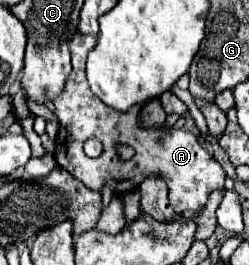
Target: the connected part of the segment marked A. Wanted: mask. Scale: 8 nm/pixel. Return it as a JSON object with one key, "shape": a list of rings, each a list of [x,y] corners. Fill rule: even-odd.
{"shape":[[[82,35],[72,37],[72,73],[68,77],[68,85],[64,87],[64,93],[60,95],[60,101],[56,101],[56,115],[60,119],[60,131],[56,139],[56,163],[68,173],[72,173],[76,179],[80,179],[88,189],[102,189],[104,185],[110,185],[114,193],[124,193],[148,177],[148,173],[160,173],[170,189],[170,207],[174,213],[182,215],[184,211],[198,211],[210,191],[224,187],[224,171],[220,163],[198,143],[196,135],[186,129],[172,129],[170,135],[162,141],[162,129],[140,129],[136,115],[140,109],[132,109],[132,113],[116,113],[116,109],[104,105],[96,95],[90,93],[88,79],[86,79],[86,55],[96,45],[96,37]],[[96,137],[102,141],[104,151],[100,157],[86,157],[82,145],[86,139]],[[118,145],[132,145],[134,157],[128,161],[122,161],[118,157],[116,147]]]}

